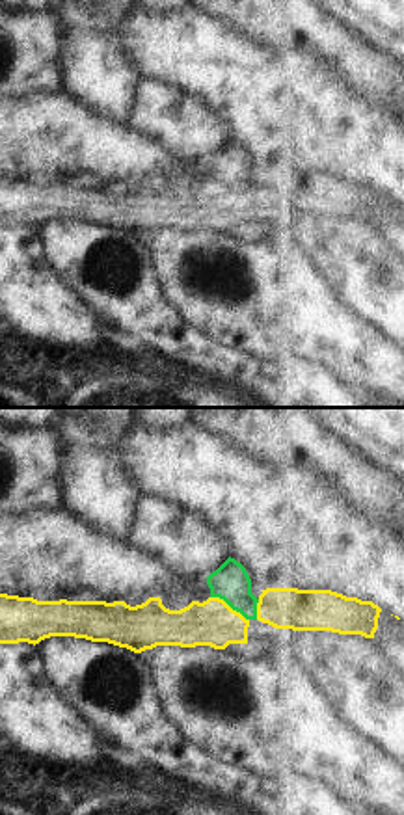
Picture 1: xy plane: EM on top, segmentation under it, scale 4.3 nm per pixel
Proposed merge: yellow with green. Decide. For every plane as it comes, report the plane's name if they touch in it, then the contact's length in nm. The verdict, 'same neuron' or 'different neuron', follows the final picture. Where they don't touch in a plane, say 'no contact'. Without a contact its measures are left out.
contact in xy; length 200 nm

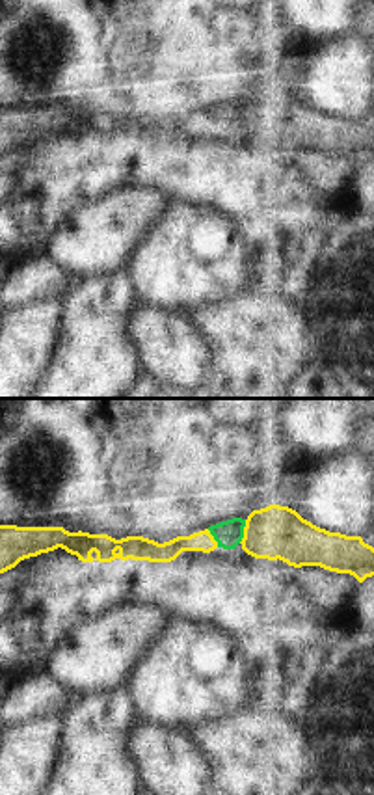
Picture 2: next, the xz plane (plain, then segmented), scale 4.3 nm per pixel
contact in xz; length 110 nm

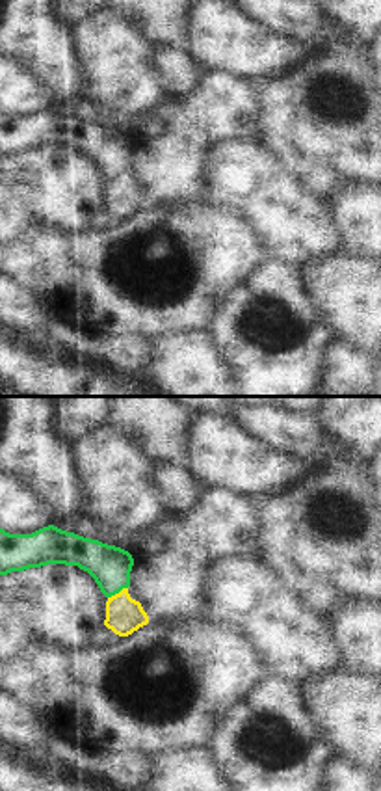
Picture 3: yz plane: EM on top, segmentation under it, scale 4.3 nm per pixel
contact in yz; length 100 nm

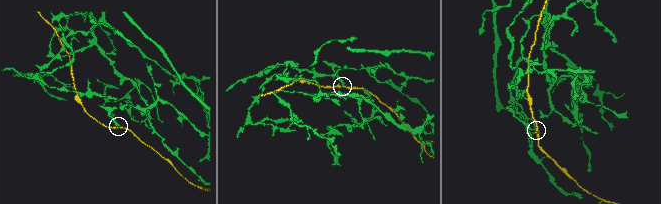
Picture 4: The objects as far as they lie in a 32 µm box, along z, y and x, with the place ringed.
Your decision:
different neuron

